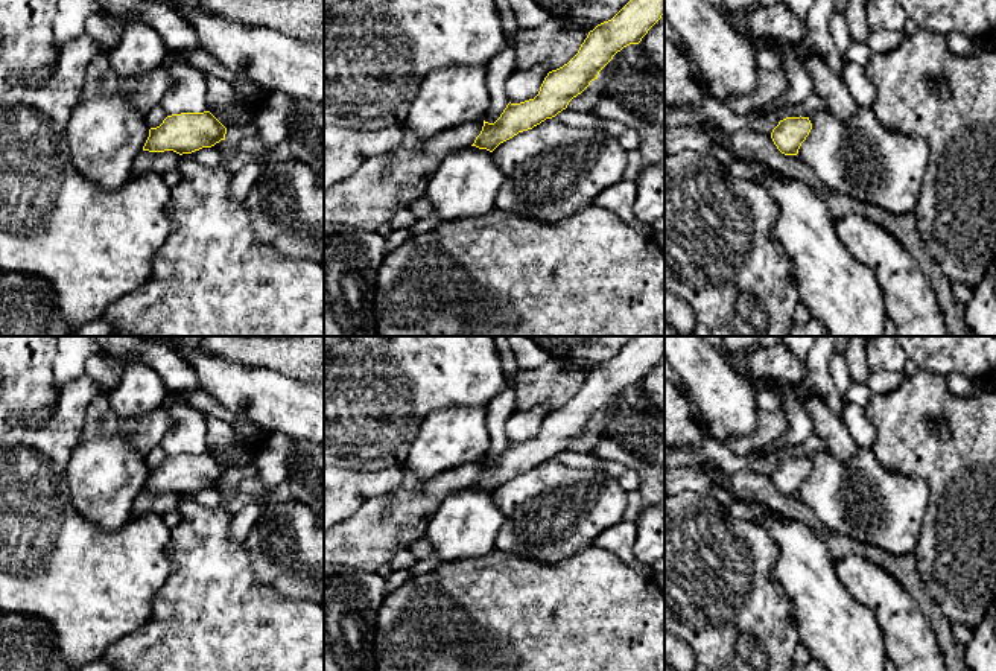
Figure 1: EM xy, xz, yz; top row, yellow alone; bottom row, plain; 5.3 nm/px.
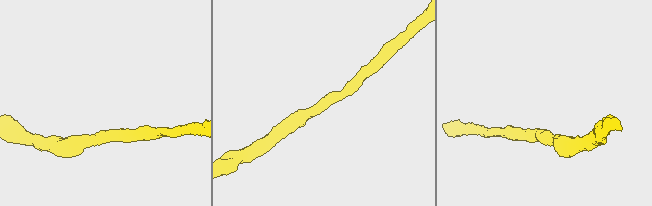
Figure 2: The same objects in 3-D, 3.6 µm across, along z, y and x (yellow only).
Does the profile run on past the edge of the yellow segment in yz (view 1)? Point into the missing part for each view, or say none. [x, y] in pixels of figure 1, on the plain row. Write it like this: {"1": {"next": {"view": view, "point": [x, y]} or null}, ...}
{"1": {"next": null}}

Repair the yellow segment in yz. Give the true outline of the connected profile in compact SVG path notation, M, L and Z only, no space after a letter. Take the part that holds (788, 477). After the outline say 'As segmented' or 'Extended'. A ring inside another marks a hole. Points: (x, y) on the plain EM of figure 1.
M786 458L772 470L771 479L785 496L797 496L812 470L809 458Z. As segmented

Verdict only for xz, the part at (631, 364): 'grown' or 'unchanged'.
unchanged

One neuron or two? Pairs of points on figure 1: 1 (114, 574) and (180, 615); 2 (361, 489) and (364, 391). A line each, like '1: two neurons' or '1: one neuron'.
1: two neurons
2: two neurons

